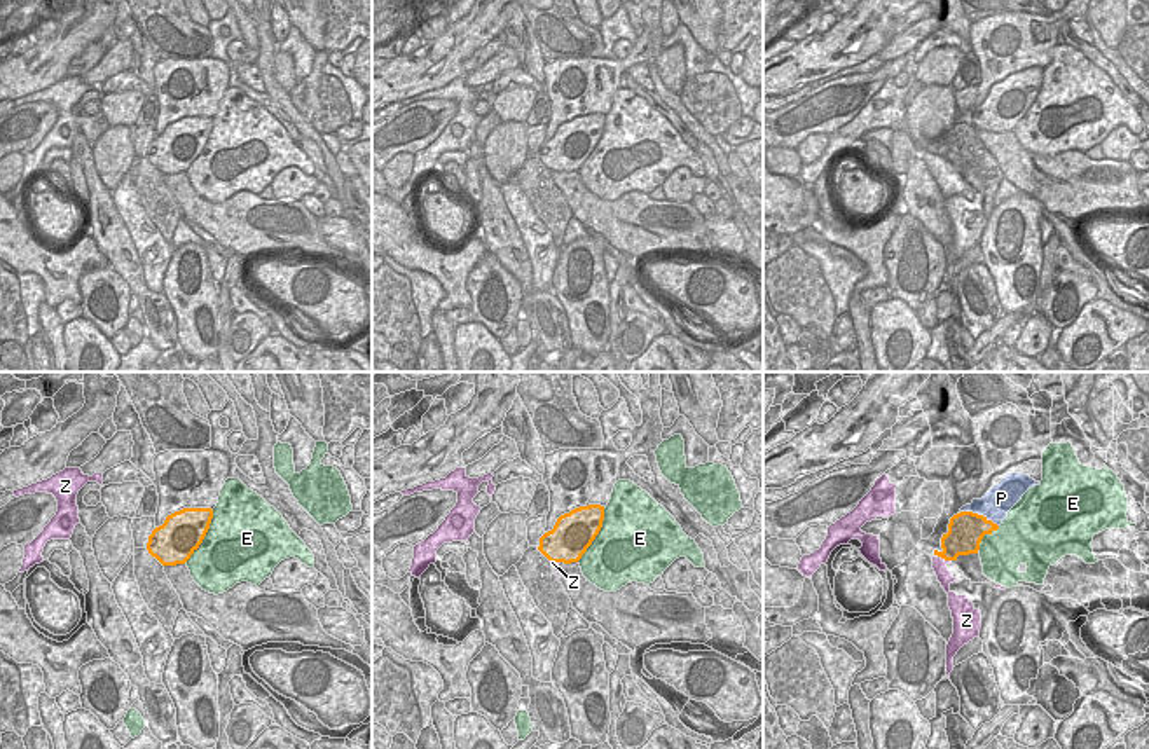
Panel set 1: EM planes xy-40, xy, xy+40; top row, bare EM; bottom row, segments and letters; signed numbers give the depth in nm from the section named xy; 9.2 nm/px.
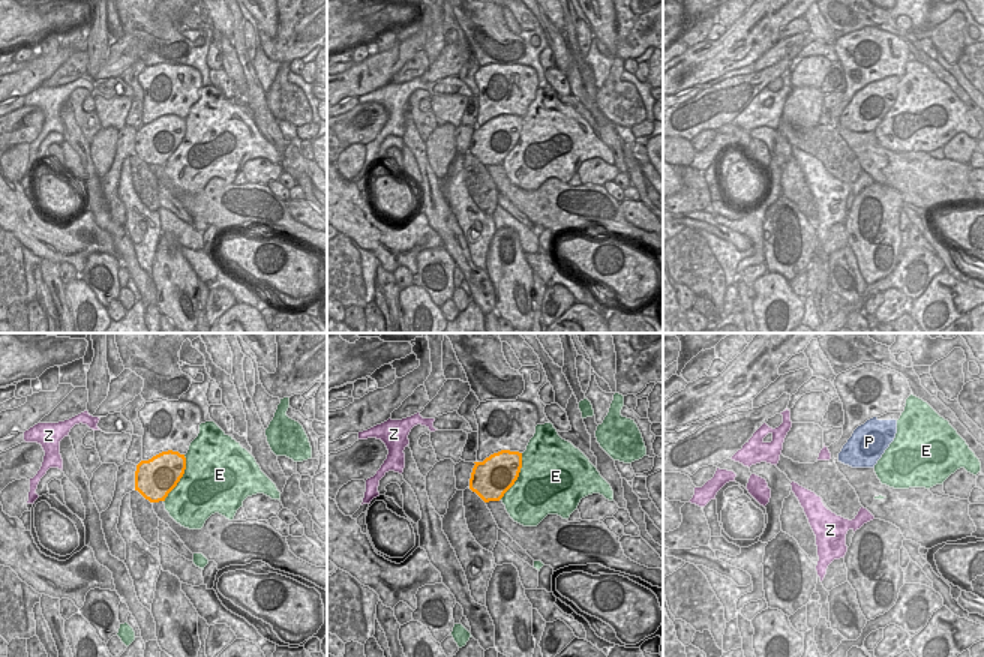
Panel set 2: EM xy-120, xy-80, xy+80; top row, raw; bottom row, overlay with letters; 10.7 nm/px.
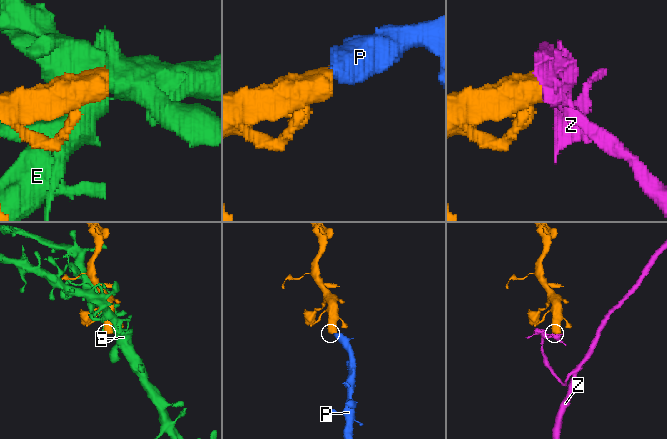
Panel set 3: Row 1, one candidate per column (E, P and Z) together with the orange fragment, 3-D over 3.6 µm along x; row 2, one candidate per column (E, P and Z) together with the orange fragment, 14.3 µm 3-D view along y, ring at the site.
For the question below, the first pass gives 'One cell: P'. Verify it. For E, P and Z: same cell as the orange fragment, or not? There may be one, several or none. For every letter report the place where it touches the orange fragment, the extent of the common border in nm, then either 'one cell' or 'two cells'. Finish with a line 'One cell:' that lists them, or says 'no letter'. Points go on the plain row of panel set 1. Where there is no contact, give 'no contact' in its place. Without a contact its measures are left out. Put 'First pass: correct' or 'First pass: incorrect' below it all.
E: meets orange in xy-40 at (205, 144); contact 550 nm long; two cells
P: meets orange in xy+40 at (980, 124); contact 380 nm long; one cell
Z: meets orange in xy+40 at (943, 166); contact 120 nm long; two cells
One cell: P
First pass: correct

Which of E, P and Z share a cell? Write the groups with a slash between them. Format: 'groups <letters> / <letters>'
groups E / P / Z

